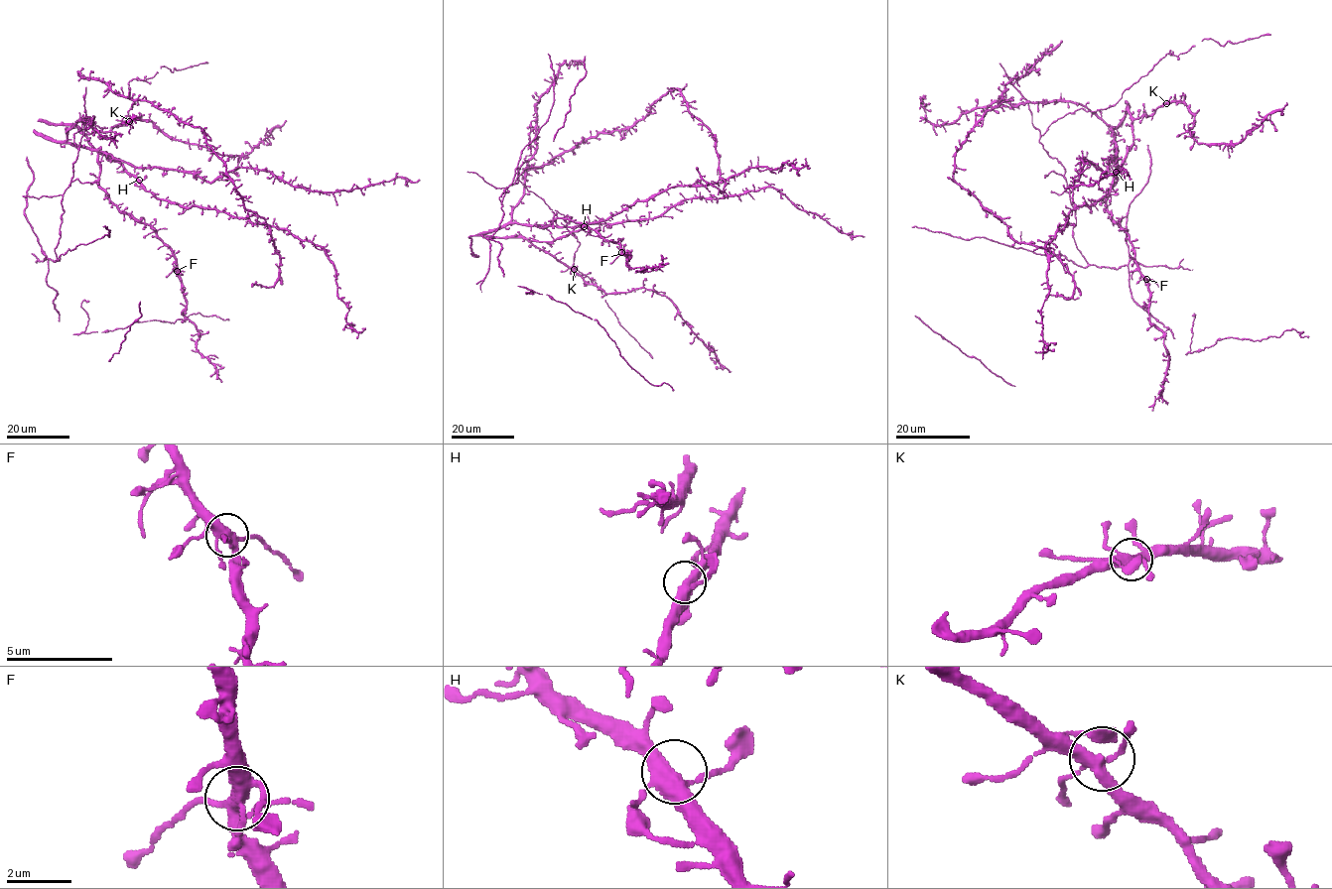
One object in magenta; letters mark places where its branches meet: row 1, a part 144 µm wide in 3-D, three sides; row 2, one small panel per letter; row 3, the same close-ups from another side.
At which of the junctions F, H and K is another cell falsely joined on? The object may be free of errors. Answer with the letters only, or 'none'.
none

